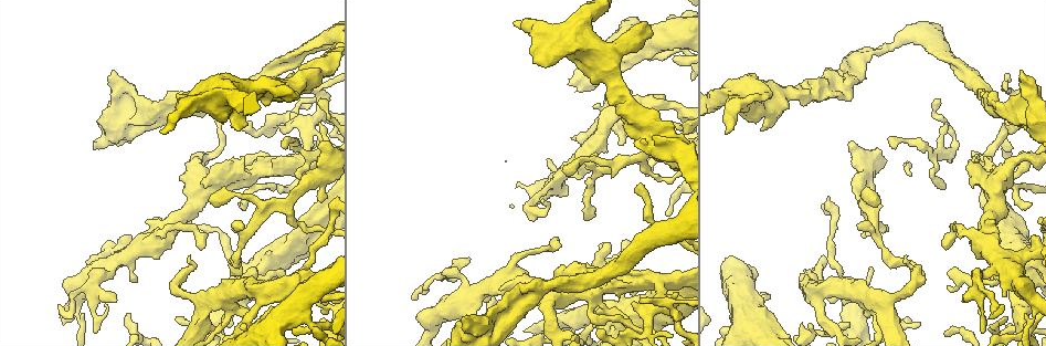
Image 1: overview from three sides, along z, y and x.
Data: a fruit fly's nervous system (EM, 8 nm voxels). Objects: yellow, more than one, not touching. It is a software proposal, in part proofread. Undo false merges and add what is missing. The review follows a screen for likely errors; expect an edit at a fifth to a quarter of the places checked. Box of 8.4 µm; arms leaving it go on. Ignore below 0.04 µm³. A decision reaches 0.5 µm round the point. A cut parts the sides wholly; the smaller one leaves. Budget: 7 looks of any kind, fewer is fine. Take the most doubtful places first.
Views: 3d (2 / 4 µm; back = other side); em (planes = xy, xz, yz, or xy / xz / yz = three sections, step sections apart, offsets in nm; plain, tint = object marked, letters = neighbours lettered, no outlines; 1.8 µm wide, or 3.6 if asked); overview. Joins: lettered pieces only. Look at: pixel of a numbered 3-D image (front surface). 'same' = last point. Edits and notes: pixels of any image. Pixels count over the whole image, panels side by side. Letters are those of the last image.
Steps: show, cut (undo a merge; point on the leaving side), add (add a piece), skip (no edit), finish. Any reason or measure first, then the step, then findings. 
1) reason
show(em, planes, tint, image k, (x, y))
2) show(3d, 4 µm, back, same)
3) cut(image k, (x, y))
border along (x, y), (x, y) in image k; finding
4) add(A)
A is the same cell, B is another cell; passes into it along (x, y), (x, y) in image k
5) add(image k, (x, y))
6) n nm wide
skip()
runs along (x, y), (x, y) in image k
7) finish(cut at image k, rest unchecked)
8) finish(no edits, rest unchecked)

a narrow waist
show(3d, 4 µm, image 1, (240, 177))

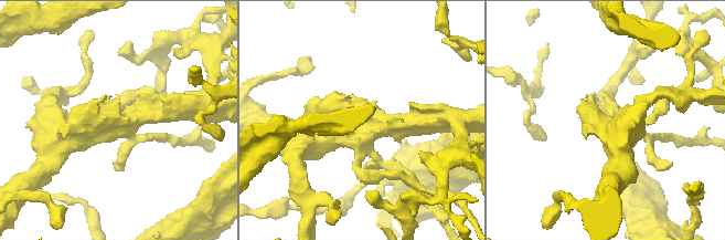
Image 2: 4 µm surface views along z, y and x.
show(em, planes, tint, image 2, (116, 128))

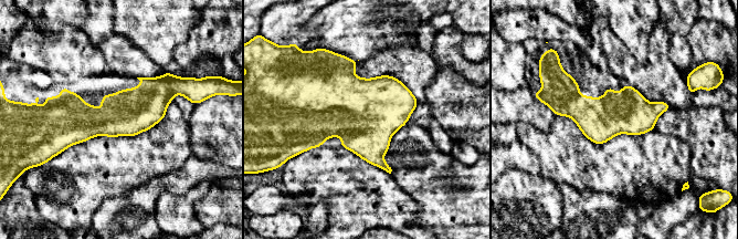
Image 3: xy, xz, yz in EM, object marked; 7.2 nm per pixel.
show(em, planes, letters, same)

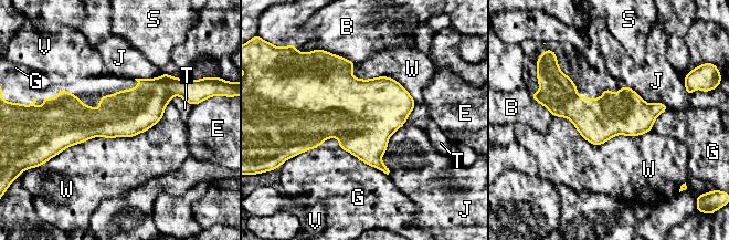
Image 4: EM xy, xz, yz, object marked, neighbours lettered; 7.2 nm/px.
skip()
B, E, G, J, S, T, V and W are other cells; border along (162, 116), (50, 158) in image 4; one neuron here

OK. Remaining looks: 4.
free end
show(3d, 2 µm, image 1, (904, 255))

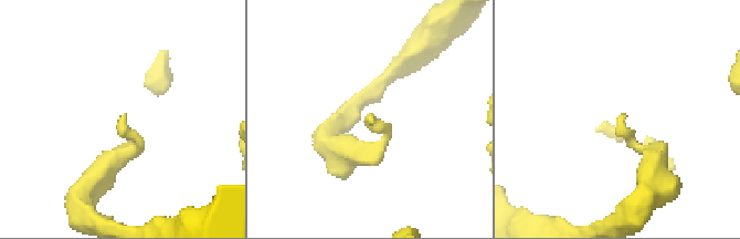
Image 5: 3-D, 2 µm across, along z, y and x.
shape alone is not enough
show(em, planes, letters, image 5, (620, 117))

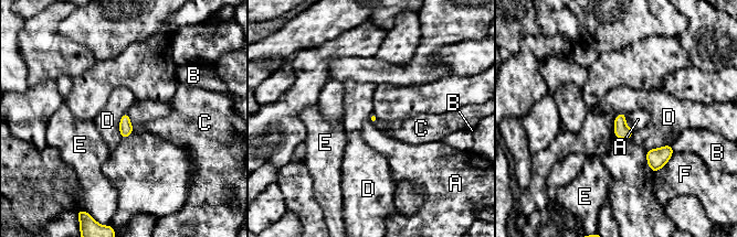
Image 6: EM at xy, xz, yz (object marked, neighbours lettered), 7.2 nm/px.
skip()
A, B, C, D, E and F are other cells; border along (625, 112), (616, 117), (613, 135) in image 6; no lettered piece goes on from it

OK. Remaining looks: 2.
free end
show(em, xy, step 4, tint, image 1, (725, 132))

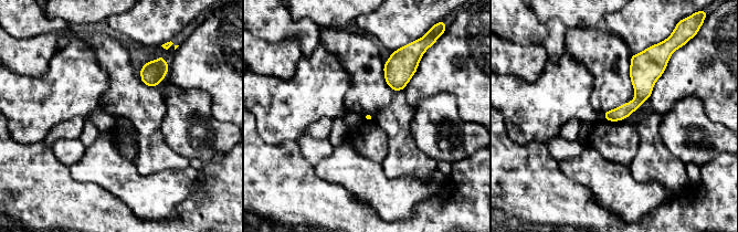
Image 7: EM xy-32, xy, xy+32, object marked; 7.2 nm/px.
cut it another way
show(em, planes, letters, same)

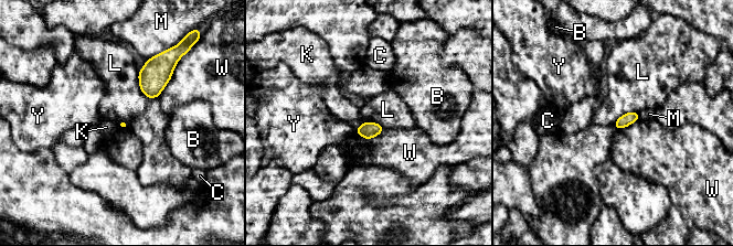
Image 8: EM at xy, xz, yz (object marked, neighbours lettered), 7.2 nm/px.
skip()
B, C, K, L, M, W and Y are other cells; border along (137, 73), (139, 88), (157, 97) in image 8; no lettered piece goes on from it

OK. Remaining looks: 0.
finish(no edits, rest unchecked)

